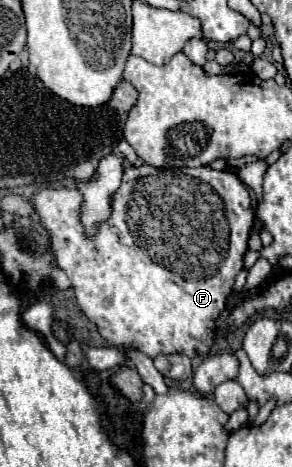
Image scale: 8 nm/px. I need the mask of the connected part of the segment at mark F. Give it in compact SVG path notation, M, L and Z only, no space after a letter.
M134 164L134 166L126 166L124 168L124 178L122 178L122 186L116 192L116 198L112 200L114 212L112 218L108 222L104 222L104 226L100 228L100 234L96 234L96 238L86 238L84 230L80 226L80 192L76 188L46 188L40 190L34 198L32 204L44 224L44 228L50 232L50 244L56 252L56 262L58 266L68 274L74 290L76 290L76 300L78 306L82 308L82 312L88 316L88 320L92 320L98 326L100 336L112 344L112 346L128 346L134 350L144 352L150 358L156 358L158 354L186 354L188 358L196 358L196 356L206 356L208 354L208 346L214 346L214 338L216 338L216 320L220 318L220 314L226 310L226 300L234 288L234 278L236 274L244 268L244 254L248 252L248 234L254 226L254 208L252 208L252 200L248 194L248 188L242 184L242 180L230 172L230 170L214 170L210 166L200 166L200 168L180 168L180 170L156 170L152 166L144 166L144 164Z

